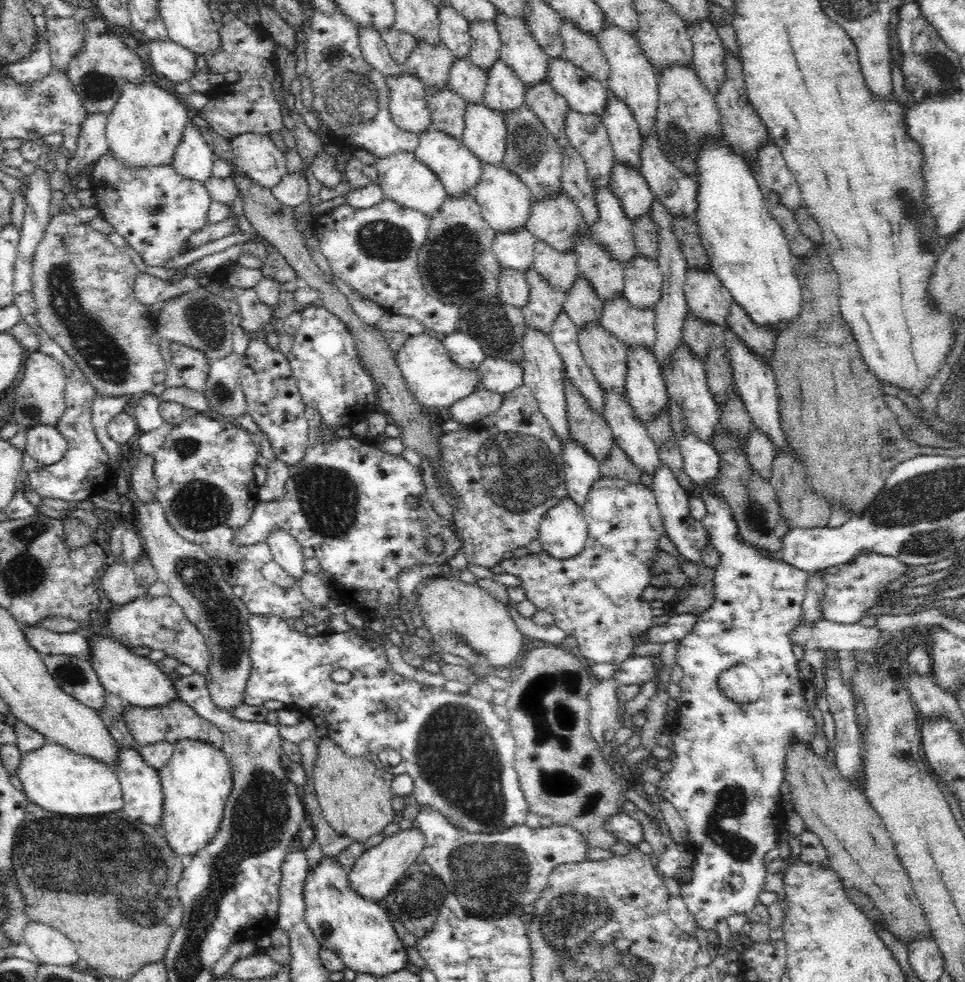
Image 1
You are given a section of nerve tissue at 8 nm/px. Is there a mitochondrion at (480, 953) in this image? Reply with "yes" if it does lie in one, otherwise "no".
no

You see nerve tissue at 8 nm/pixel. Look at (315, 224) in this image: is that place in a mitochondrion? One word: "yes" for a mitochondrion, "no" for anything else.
no

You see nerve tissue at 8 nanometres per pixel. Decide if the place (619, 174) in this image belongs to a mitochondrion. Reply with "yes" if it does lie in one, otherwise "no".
no

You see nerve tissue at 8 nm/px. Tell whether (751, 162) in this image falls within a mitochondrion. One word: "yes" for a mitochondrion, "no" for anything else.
no

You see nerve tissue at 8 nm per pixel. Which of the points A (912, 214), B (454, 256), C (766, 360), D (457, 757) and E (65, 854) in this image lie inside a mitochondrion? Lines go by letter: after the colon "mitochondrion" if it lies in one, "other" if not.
A: mitochondrion
B: mitochondrion
C: other
D: mitochondrion
E: mitochondrion

